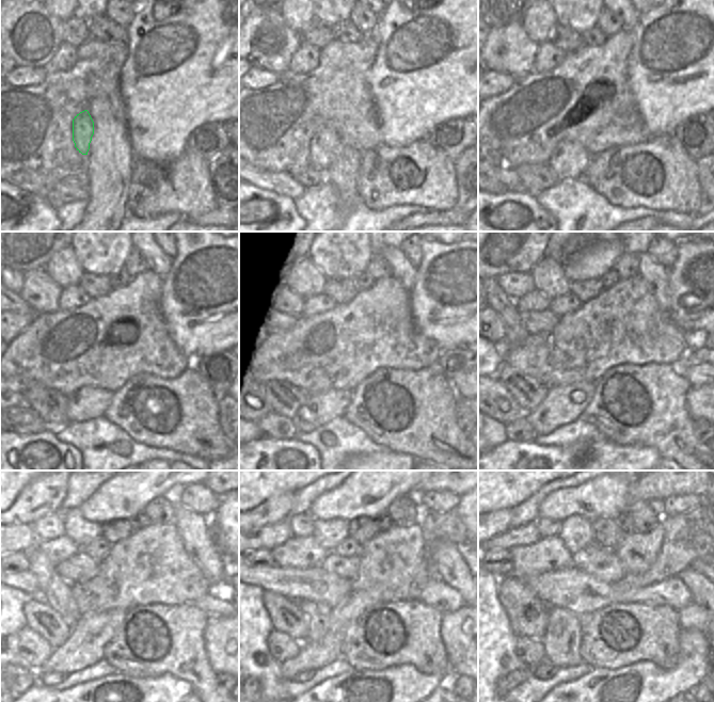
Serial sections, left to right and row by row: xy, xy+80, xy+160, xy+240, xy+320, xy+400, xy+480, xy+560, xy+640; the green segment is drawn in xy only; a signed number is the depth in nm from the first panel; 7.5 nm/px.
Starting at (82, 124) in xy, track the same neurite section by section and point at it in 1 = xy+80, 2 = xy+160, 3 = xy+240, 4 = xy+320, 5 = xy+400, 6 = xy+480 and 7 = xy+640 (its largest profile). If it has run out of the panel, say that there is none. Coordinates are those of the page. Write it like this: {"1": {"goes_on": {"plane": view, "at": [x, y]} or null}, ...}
{"1": {"goes_on": {"plane": "xy+80", "at": [326, 146]}}, "2": {"goes_on": {"plane": "xy+160", "at": [569, 159]}}, "3": {"goes_on": {"plane": "xy+240", "at": [86, 403]}}, "4": {"goes_on": {"plane": "xy+320", "at": [321, 408]}}, "5": {"goes_on": {"plane": "xy+400", "at": [562, 404]}}, "6": {"goes_on": {"plane": "xy+480", "at": [83, 648]}}, "7": {"goes_on": {"plane": "xy+640", "at": [688, 537]}}}

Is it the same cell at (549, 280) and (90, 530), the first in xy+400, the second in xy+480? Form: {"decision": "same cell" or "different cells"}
{"decision": "same cell"}

